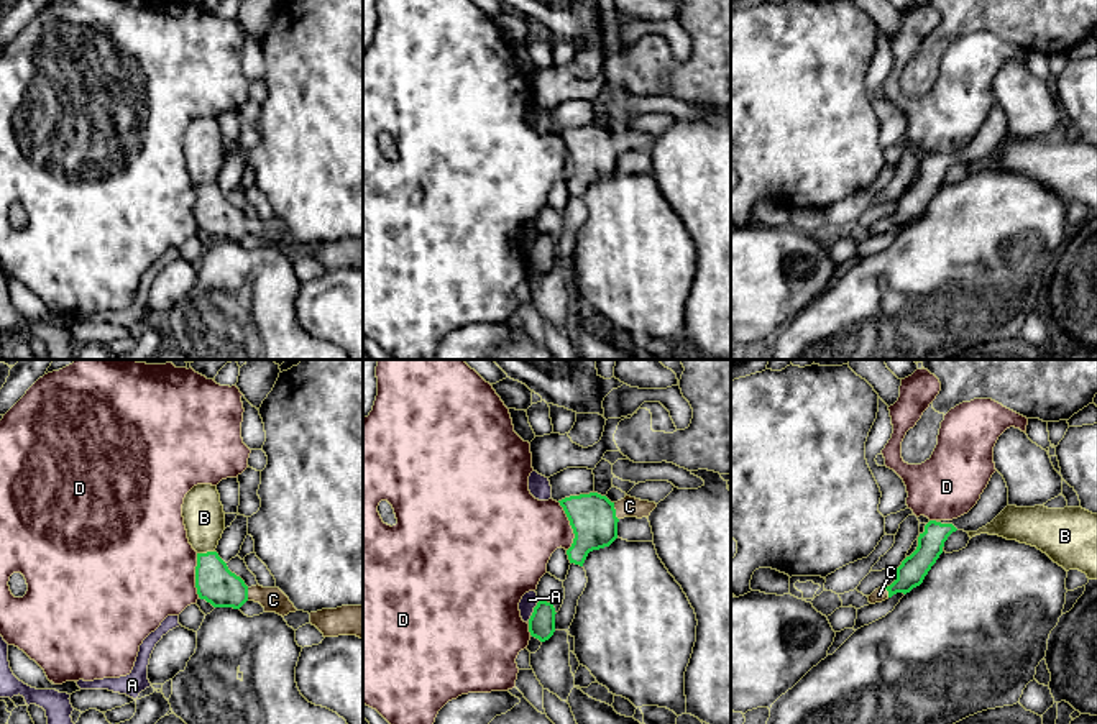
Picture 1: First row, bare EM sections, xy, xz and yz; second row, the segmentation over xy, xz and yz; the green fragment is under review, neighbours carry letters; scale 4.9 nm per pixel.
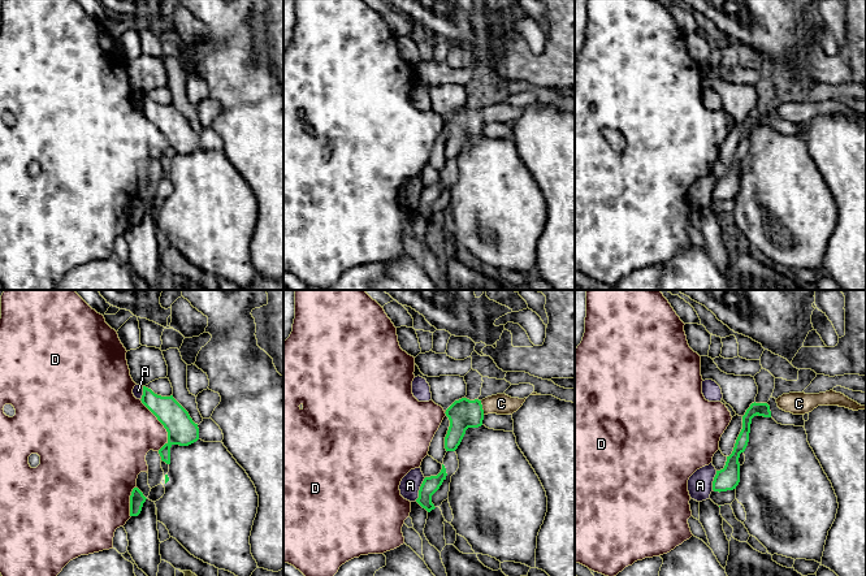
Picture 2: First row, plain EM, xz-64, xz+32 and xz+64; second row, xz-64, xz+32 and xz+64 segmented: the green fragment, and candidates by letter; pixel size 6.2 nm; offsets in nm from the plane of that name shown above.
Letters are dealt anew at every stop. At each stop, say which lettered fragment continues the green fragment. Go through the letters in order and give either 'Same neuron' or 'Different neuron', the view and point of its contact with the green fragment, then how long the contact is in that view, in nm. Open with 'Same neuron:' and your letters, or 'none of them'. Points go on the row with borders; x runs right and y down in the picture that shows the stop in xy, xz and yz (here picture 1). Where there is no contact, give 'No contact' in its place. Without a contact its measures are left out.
Same neuron: C
A: Different neuron. Touches green at xz (532, 613). Shared border 130 nm
B: Different neuron. Touches green at xy (207, 552). Shared border 90 nm
C: Same neuron. Touches green at xz (615, 511). Shared border 90 nm
D: Different neuron. Touches green at xz (570, 524). Shared border 260 nm

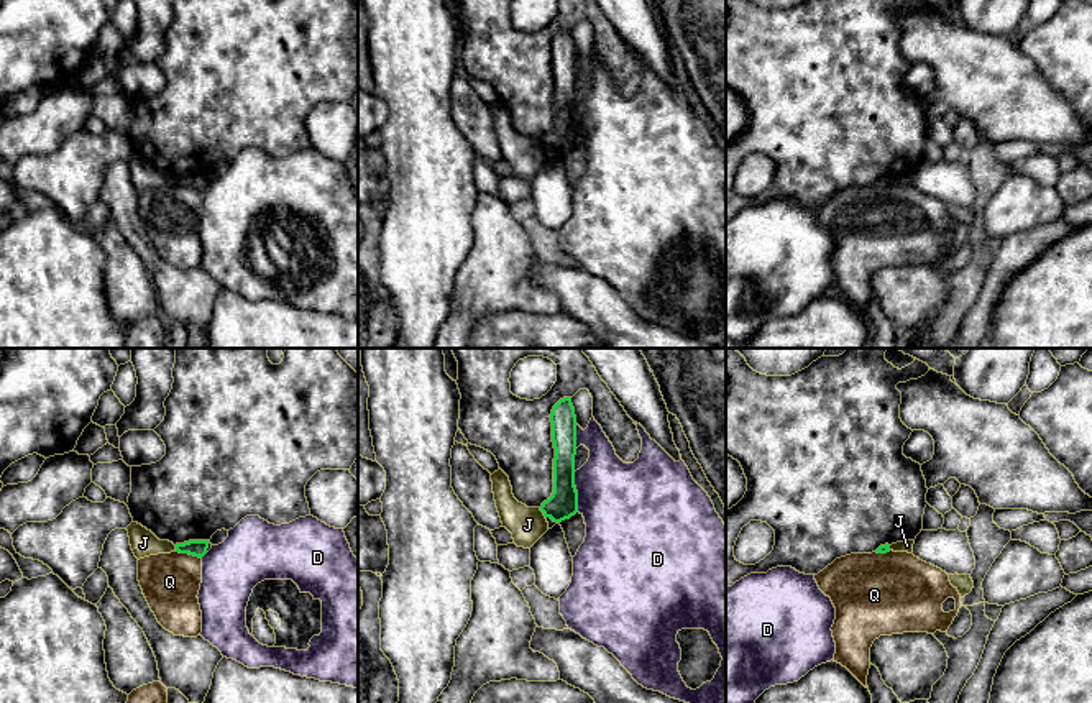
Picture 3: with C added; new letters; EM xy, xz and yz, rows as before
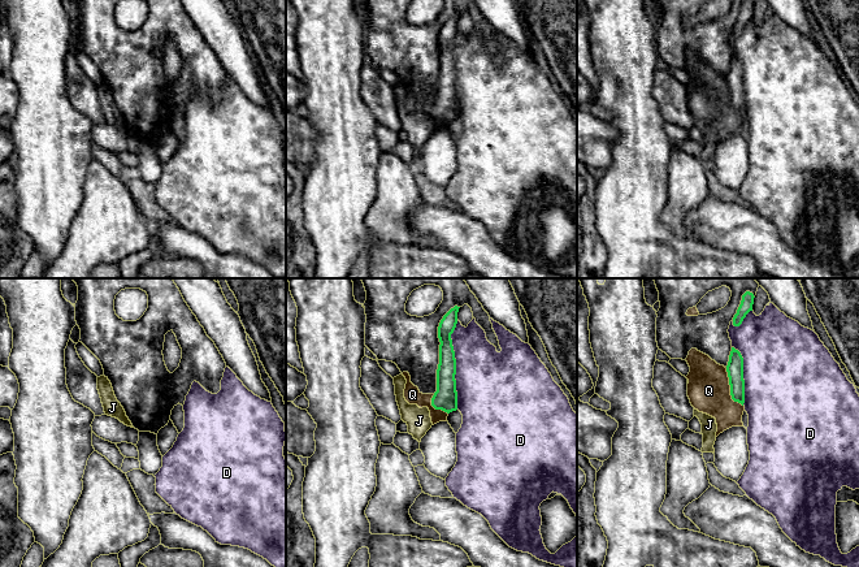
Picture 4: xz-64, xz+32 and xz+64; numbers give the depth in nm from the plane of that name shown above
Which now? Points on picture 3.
Same neuron: none of them
D: Different neuron. Touches green at xz (577, 491). Shared border 200 nm
J: Different neuron. Touches green at xz (542, 511). Shared border 60 nm
Q: Different neuron. Touches green at xy (188, 552). Shared border 140 nm

